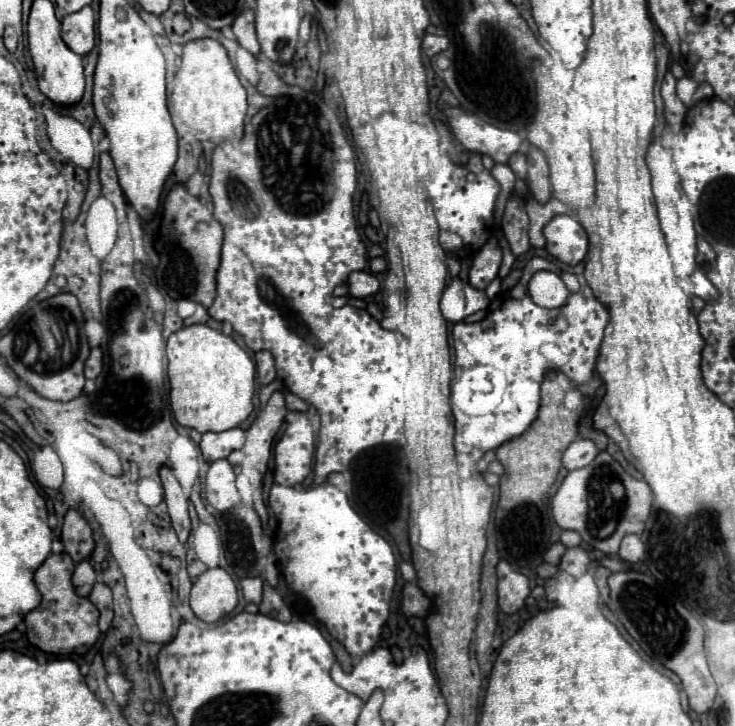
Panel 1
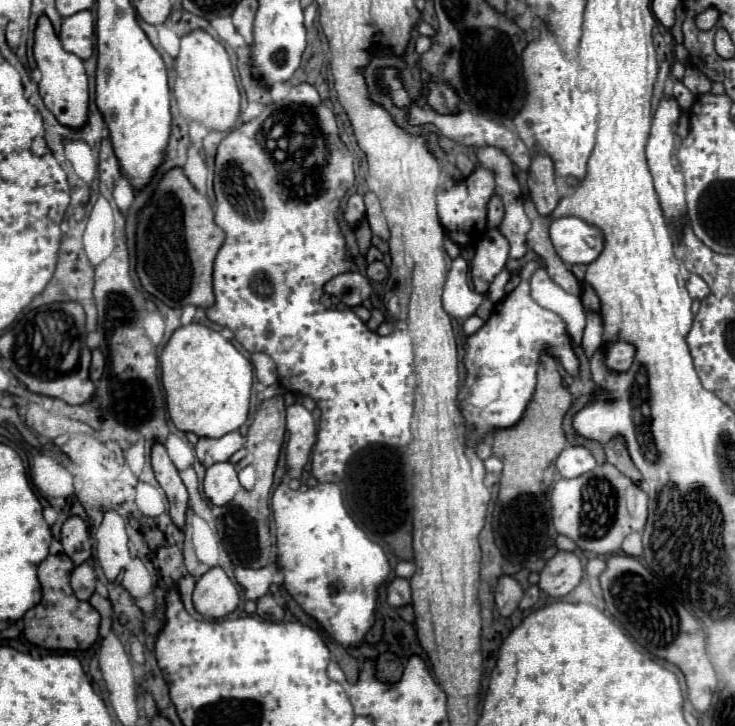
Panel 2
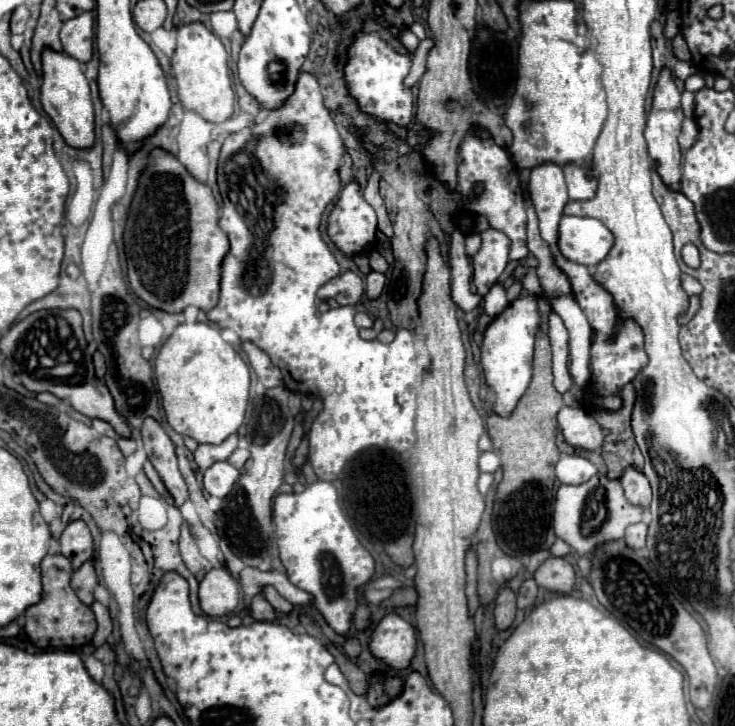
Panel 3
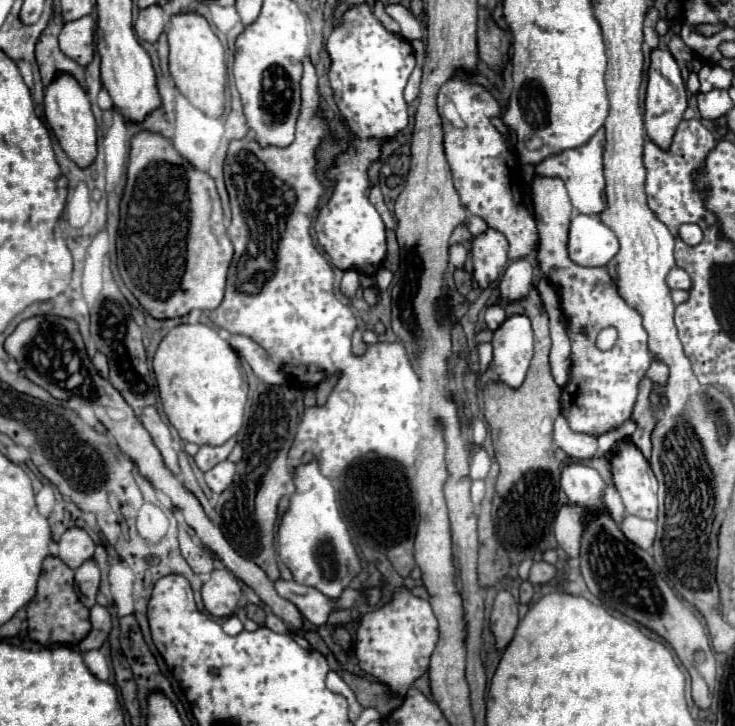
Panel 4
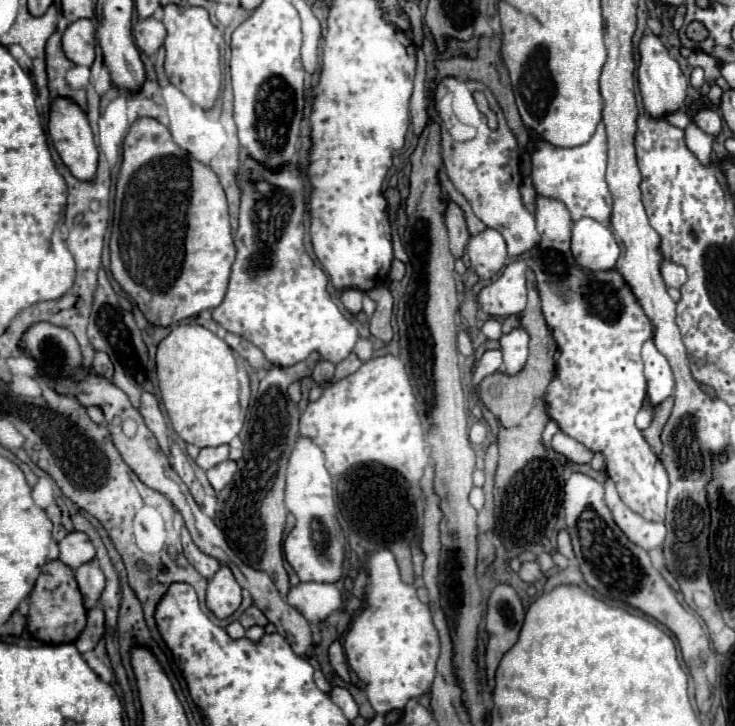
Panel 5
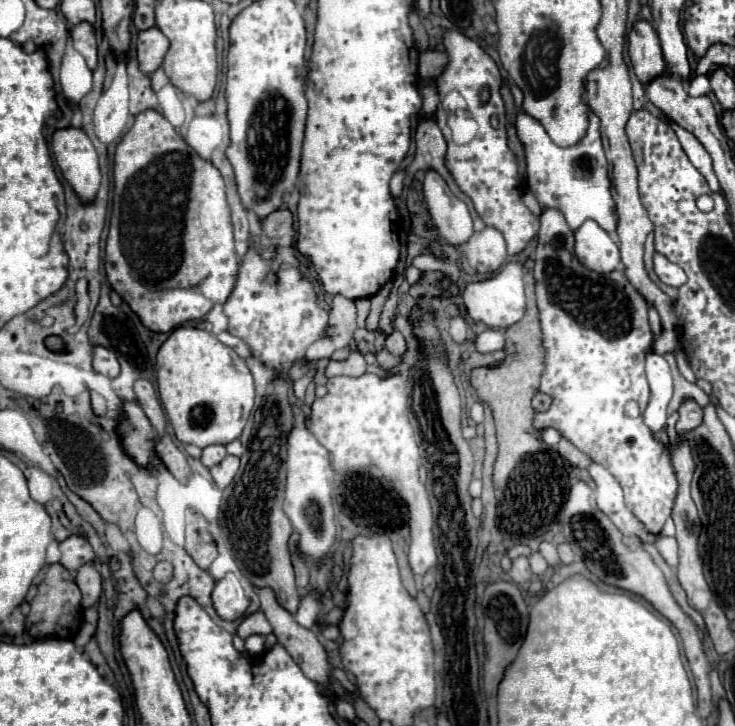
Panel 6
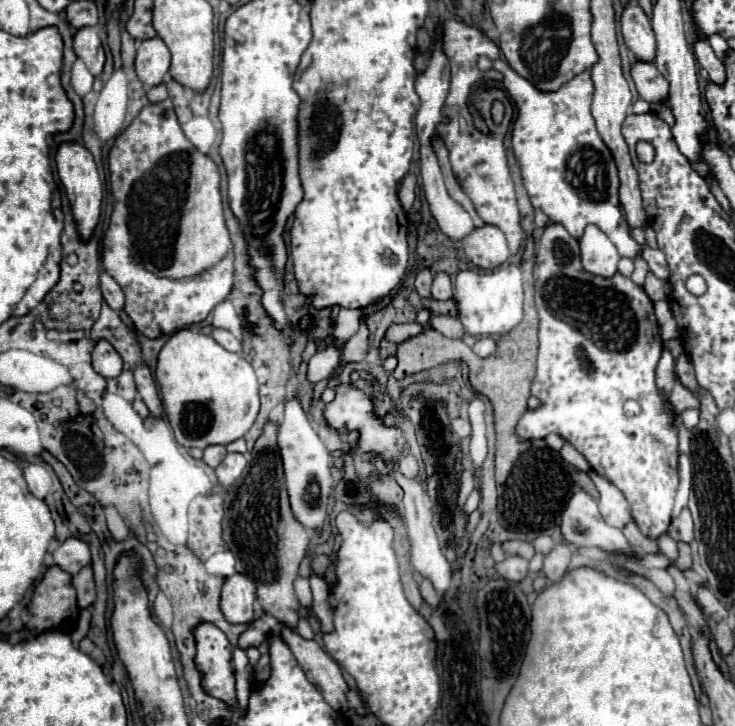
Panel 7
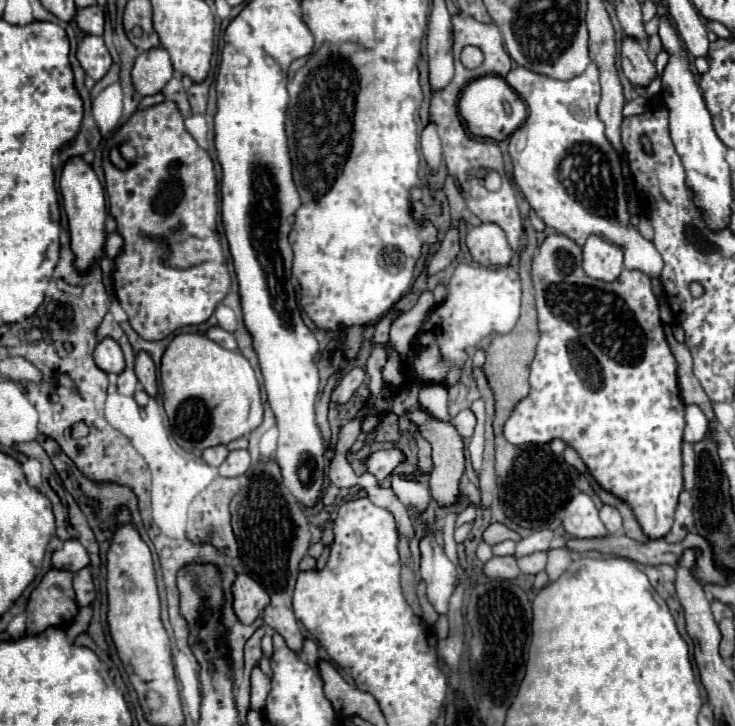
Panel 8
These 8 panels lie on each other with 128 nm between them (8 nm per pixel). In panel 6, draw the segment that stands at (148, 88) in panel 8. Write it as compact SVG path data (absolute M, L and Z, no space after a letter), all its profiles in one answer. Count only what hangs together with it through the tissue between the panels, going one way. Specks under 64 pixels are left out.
M158 28L140 32L138 34L138 50L136 50L140 72L144 72L146 76L154 74L162 66L168 48L170 48L170 42Z

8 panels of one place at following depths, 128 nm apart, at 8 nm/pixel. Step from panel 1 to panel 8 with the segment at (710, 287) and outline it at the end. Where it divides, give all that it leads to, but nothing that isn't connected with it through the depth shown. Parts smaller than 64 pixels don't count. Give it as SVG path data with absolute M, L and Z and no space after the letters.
M588 64L588 68L580 76L570 80L554 80L528 68L512 68L512 72L508 72L506 76L506 82L518 92L530 112L526 122L508 140L508 152L514 164L514 180L526 196L528 204L536 210L536 214L548 228L554 228L556 232L568 236L578 246L584 246L584 240L592 234L602 236L622 248L624 266L628 270L640 270L650 278L658 278L662 272L662 256L656 252L654 244L642 238L642 234L630 224L620 158L604 136L604 124L598 118L600 80L596 64Z

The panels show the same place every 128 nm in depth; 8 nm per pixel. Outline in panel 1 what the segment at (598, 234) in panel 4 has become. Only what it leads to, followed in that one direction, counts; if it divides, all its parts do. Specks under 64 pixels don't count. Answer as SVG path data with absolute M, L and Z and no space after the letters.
M568 214L554 216L546 228L546 250L564 264L576 266L588 254L588 234L580 222Z

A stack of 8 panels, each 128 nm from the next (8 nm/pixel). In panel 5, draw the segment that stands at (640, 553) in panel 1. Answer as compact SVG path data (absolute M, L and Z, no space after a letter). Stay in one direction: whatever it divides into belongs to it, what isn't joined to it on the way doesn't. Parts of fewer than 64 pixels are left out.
M610 478L604 482L604 502L610 508L612 518L620 526L620 530L628 536L628 540L632 540L634 544L640 544L640 548L652 550L652 548L658 548L666 540L666 526L644 520L642 516L632 512L620 500L616 492L616 484Z

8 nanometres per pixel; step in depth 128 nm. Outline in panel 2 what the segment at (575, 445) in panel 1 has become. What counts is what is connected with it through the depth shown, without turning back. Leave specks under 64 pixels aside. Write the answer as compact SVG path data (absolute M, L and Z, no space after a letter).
M568 446L556 460L556 470L562 478L578 478L596 468L596 460L590 450L582 446Z

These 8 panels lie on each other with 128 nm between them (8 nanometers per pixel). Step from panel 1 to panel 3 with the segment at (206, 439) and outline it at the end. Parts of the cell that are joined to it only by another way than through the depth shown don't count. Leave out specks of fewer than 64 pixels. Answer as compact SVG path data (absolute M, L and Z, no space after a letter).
M236 434L228 436L222 444L200 444L196 448L196 452L194 452L194 460L196 460L198 468L204 472L214 462L228 460L228 456L236 450L236 444L238 444L238 436Z

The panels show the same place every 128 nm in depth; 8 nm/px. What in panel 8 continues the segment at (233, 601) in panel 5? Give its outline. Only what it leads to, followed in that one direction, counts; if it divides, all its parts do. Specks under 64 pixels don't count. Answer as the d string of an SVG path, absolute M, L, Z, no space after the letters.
M238 574L232 592L234 592L234 612L242 624L252 624L270 604L268 592L248 574Z

